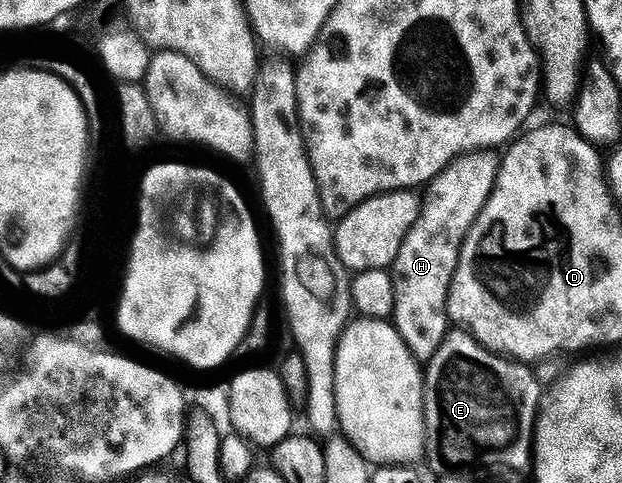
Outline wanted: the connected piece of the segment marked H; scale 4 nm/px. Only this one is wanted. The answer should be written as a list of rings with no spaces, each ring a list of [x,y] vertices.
[[[490,149],[487,151],[475,151],[471,155],[462,155],[461,158],[451,164],[445,171],[439,172],[434,178],[432,183],[428,184],[427,192],[429,191],[429,199],[427,195],[427,202],[421,208],[421,216],[419,221],[411,229],[411,233],[407,235],[401,248],[399,249],[399,257],[395,257],[391,268],[393,277],[393,284],[395,285],[395,309],[393,310],[393,318],[391,320],[397,332],[403,337],[403,341],[409,346],[409,352],[413,354],[414,358],[418,361],[428,361],[432,359],[433,354],[440,349],[445,340],[445,336],[451,330],[451,320],[449,317],[449,290],[453,284],[455,277],[455,269],[459,265],[459,257],[461,256],[461,247],[465,243],[465,238],[469,235],[469,231],[475,225],[475,221],[483,213],[483,209],[487,205],[487,201],[491,197],[493,187],[497,184],[497,174],[501,168],[502,156],[496,150]]]

